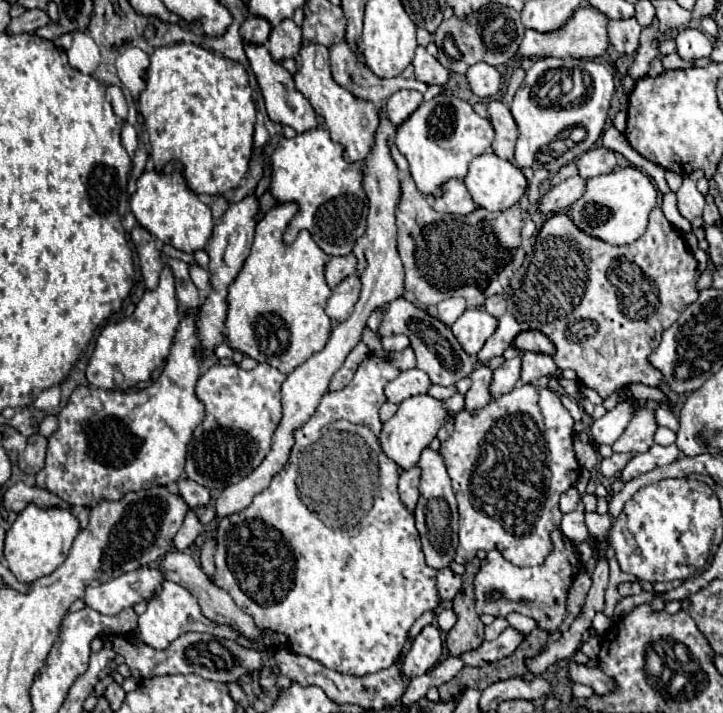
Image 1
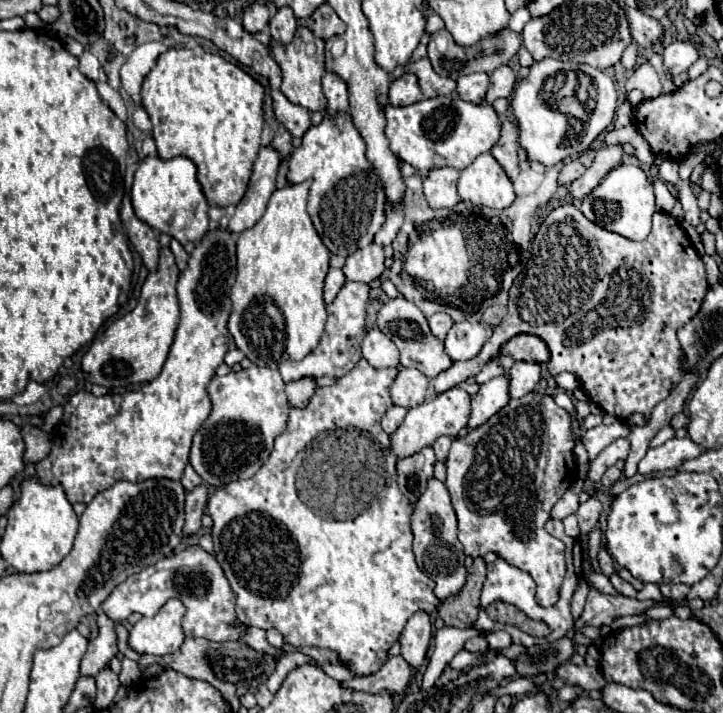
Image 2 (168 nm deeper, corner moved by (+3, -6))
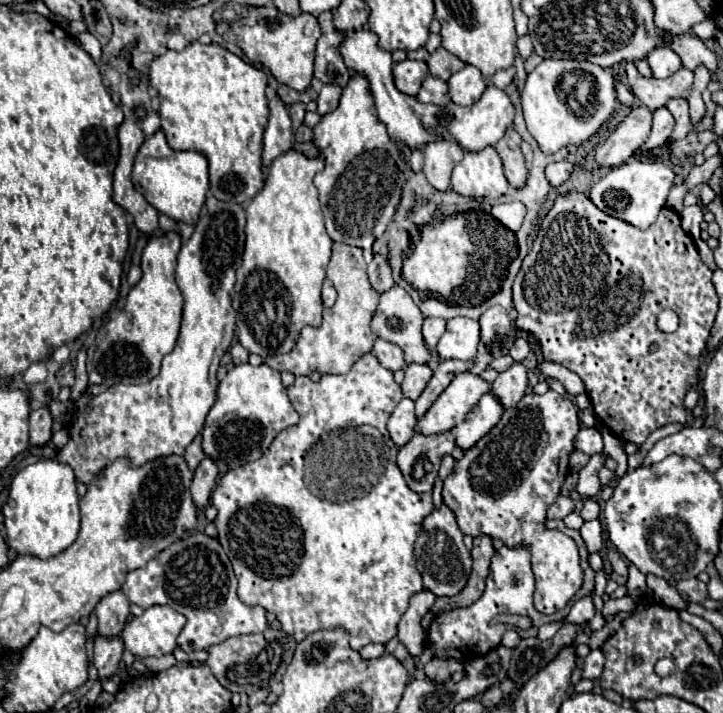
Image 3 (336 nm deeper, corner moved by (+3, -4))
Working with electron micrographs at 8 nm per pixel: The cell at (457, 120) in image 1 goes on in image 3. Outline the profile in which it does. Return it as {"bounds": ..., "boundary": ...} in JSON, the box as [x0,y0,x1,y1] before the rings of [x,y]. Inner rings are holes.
{"bounds":[340,29,514,153],"boundary":[[[368,29],[350,33],[346,37],[346,41],[340,45],[340,53],[342,53],[342,59],[348,69],[352,69],[368,79],[378,119],[388,127],[388,135],[394,141],[400,141],[410,149],[418,149],[432,141],[446,139],[446,141],[456,141],[464,151],[474,153],[488,145],[498,143],[500,137],[504,137],[504,131],[514,121],[514,107],[512,107],[508,95],[492,85],[488,85],[488,89],[484,91],[480,101],[476,101],[470,107],[462,107],[452,101],[448,105],[424,105],[424,103],[416,101],[416,97],[400,93],[392,81],[392,57],[390,57],[390,53],[386,53],[378,47],[376,35]]]}

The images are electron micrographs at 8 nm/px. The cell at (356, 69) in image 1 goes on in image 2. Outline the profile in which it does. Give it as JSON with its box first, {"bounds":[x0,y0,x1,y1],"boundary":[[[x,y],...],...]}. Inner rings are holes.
{"bounds":[322,71,348,113],"boundary":[[[326,71],[324,79],[322,79],[322,87],[324,87],[324,95],[328,99],[328,109],[332,113],[346,111],[348,93],[346,93],[344,81],[338,75],[332,75],[332,71]]]}

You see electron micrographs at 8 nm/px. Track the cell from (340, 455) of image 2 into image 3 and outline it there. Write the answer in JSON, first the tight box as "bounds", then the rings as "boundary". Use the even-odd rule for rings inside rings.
{"bounds":[210,353,434,651],"boundary":[[[368,353],[360,361],[352,365],[352,369],[346,375],[324,375],[318,383],[310,381],[308,377],[296,377],[294,385],[288,387],[288,397],[294,405],[294,409],[300,415],[300,421],[282,433],[276,435],[266,455],[262,455],[258,461],[246,463],[238,469],[230,469],[212,491],[210,503],[218,509],[218,515],[214,519],[214,525],[218,529],[218,541],[224,547],[236,579],[238,579],[238,597],[248,607],[262,607],[268,613],[274,613],[276,619],[282,623],[282,631],[294,637],[294,641],[304,641],[308,633],[314,633],[318,629],[344,629],[350,635],[350,645],[354,651],[360,651],[362,647],[370,643],[388,643],[392,637],[396,637],[396,625],[404,611],[408,609],[408,601],[412,593],[424,591],[422,577],[418,569],[414,567],[414,541],[420,531],[422,519],[434,511],[432,493],[414,493],[402,479],[402,473],[396,465],[396,453],[398,447],[392,443],[386,431],[386,421],[392,413],[392,409],[402,399],[402,389],[394,381],[392,371],[384,369],[378,359]]]}

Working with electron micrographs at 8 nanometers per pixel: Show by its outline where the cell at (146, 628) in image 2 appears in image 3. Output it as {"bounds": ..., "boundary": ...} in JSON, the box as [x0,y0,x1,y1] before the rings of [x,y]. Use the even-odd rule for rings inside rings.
{"bounds":[122,605,186,657],"boundary":[[[168,605],[146,609],[140,617],[132,617],[122,631],[124,647],[136,657],[160,657],[172,653],[176,637],[182,631],[186,617]]]}

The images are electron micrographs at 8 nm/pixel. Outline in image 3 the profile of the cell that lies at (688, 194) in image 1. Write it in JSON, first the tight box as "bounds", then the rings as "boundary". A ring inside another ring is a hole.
{"bounds":[680,205,702,239],"boundary":[[[690,205],[684,207],[684,211],[680,213],[682,219],[682,229],[692,235],[694,239],[700,237],[700,223],[702,223],[702,207],[700,205]]]}

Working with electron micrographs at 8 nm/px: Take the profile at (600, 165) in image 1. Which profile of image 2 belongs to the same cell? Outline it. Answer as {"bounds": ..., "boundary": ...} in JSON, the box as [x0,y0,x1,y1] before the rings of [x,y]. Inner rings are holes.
{"bounds":[558,161,586,185],"boundary":[[[566,161],[558,173],[558,185],[570,185],[574,179],[578,179],[584,173],[584,169],[586,167],[580,161]]]}

